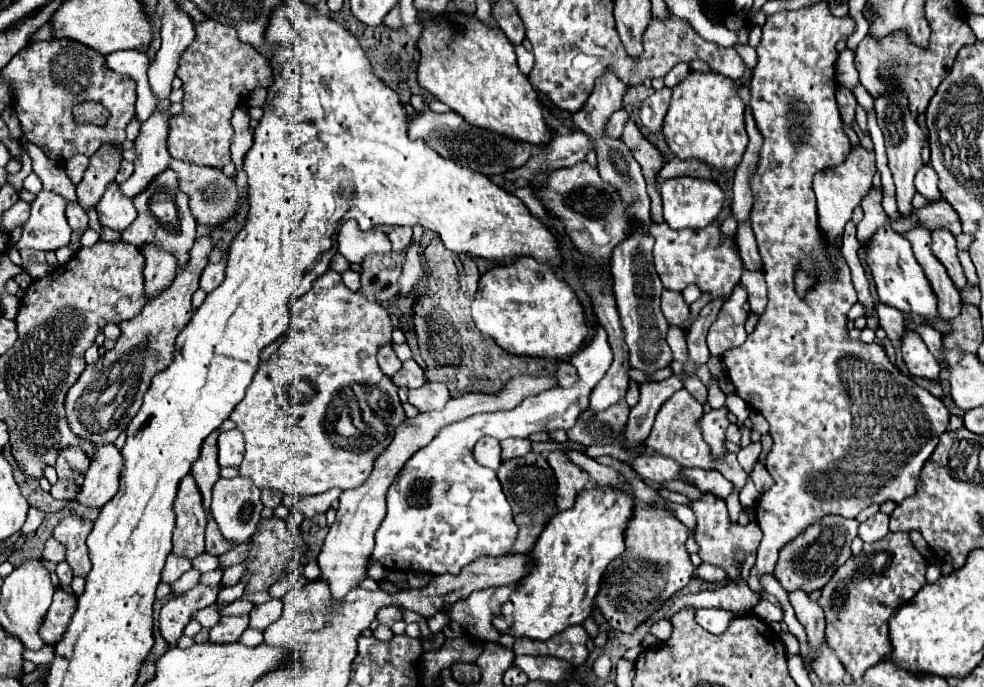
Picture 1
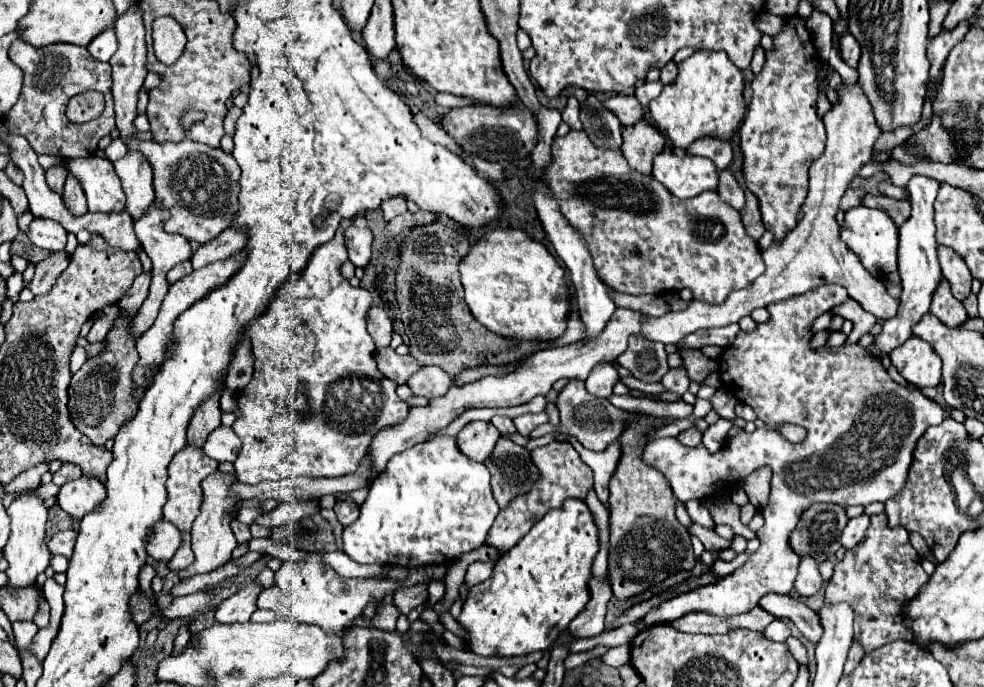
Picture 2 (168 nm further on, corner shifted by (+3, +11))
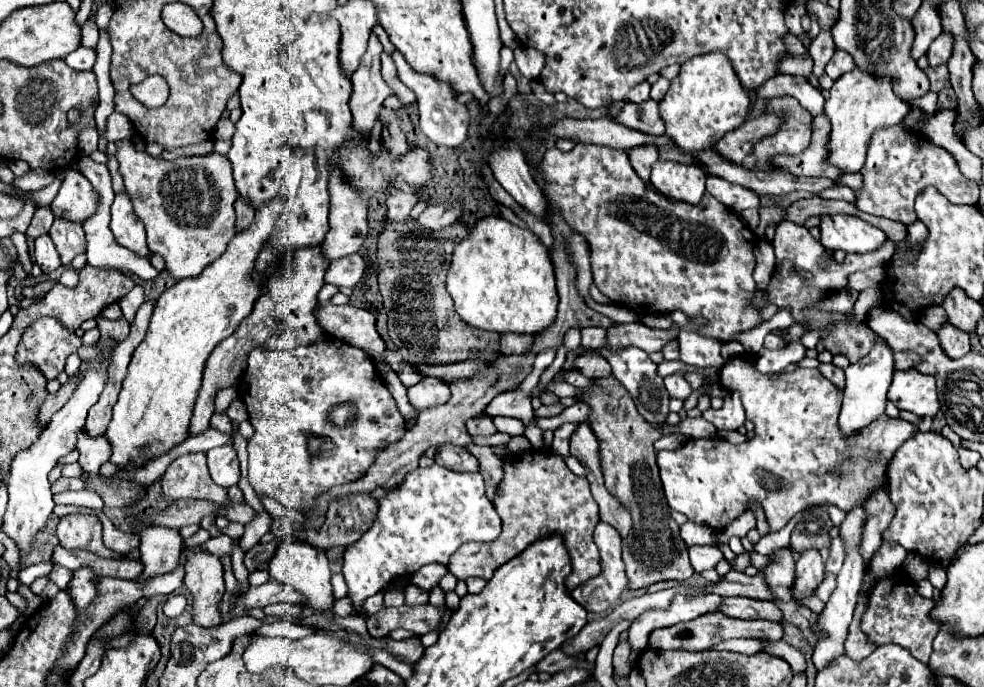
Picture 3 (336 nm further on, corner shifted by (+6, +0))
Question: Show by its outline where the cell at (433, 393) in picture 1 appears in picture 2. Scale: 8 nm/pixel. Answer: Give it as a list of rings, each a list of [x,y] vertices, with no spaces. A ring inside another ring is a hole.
[[[420,367],[410,379],[408,379],[408,387],[412,389],[414,395],[426,397],[426,399],[434,399],[444,395],[450,387],[452,387],[452,377],[442,371],[440,367]]]

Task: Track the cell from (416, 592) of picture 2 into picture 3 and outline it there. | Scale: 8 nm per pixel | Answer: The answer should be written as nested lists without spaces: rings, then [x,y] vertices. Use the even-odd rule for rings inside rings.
[[[407,586],[405,590],[405,604],[407,606],[419,606],[419,604],[427,604],[429,602],[429,592],[421,590],[419,586]]]

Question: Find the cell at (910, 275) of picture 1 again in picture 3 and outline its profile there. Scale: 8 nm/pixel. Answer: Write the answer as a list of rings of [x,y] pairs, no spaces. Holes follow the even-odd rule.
[[[821,216],[821,244],[829,250],[843,250],[849,254],[867,254],[867,252],[875,252],[879,250],[885,242],[887,242],[887,234],[867,222],[863,222],[861,218],[853,218],[853,216]]]

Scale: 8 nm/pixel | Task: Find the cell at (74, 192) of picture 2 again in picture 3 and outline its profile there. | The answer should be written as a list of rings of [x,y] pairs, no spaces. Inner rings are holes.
[[[55,218],[49,230],[49,236],[53,238],[57,252],[61,254],[63,266],[69,266],[69,262],[77,254],[85,252],[85,232],[81,224],[73,224],[71,220],[65,220],[65,218]]]

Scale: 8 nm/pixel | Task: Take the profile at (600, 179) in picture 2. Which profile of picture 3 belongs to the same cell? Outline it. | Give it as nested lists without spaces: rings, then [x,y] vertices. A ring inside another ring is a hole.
[[[577,144],[571,152],[557,148],[547,150],[539,170],[545,182],[545,194],[559,206],[561,218],[589,242],[595,286],[615,304],[639,316],[671,314],[675,310],[683,310],[687,316],[701,314],[709,320],[709,326],[703,328],[701,334],[723,342],[735,340],[737,332],[749,330],[761,322],[759,310],[751,304],[755,294],[755,234],[743,222],[739,224],[735,212],[715,196],[707,192],[707,204],[701,202],[697,206],[673,202],[635,174],[625,150],[599,144]]]

